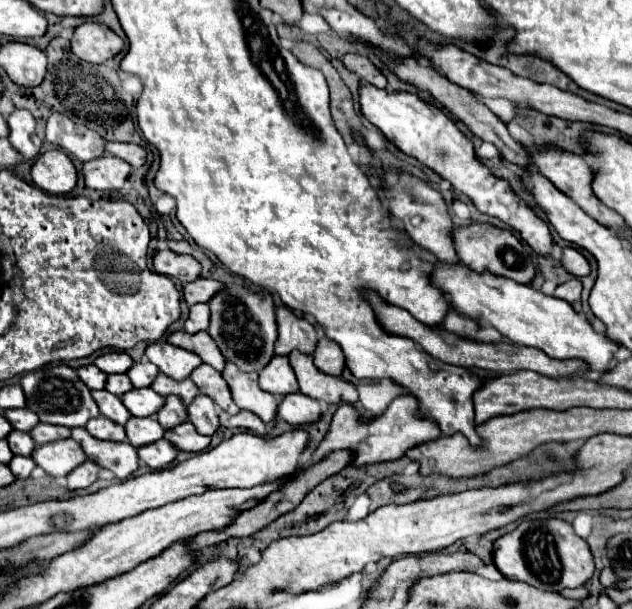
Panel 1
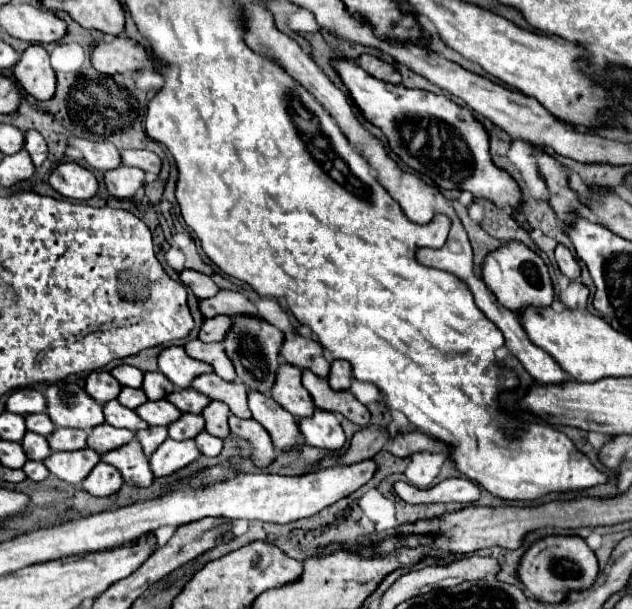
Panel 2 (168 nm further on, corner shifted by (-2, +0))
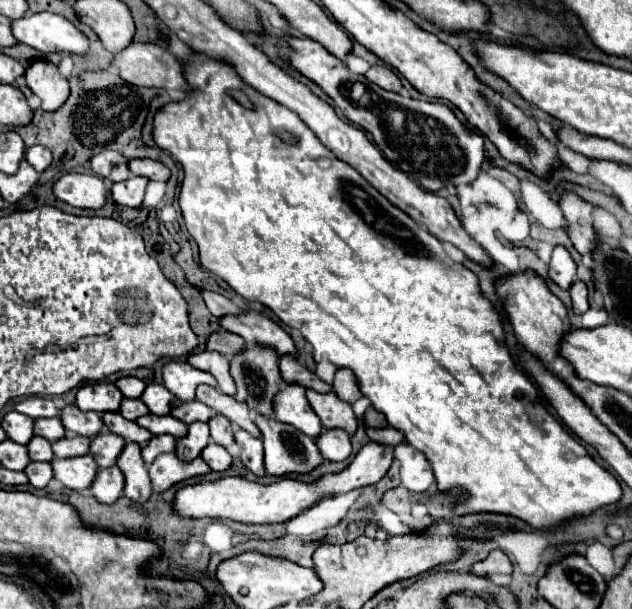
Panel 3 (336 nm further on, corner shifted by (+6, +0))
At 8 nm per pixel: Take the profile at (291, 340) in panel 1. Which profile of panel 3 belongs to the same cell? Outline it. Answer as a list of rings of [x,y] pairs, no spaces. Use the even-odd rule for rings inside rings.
[[[290,355],[280,357],[280,373],[282,373],[282,377],[284,377],[286,383],[298,383],[298,385],[310,387],[310,389],[314,389],[314,391],[318,391],[318,393],[328,393],[328,391],[332,391],[332,385],[324,383],[314,371],[306,369],[306,367],[298,361],[298,357],[290,357]]]

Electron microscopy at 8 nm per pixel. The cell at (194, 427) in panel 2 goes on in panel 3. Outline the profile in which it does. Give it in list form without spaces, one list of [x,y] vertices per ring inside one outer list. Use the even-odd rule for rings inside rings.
[[[194,423],[188,425],[186,437],[176,439],[176,455],[182,457],[182,461],[190,461],[200,455],[200,451],[210,443],[208,435],[208,425],[206,423]]]

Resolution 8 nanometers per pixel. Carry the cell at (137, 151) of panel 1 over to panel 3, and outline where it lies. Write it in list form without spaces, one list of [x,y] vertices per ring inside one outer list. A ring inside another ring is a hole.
[[[130,159],[130,171],[154,181],[168,181],[170,169],[154,159]]]

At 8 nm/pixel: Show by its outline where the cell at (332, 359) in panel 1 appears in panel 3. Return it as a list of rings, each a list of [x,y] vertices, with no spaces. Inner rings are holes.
[[[336,369],[332,389],[342,401],[348,401],[348,403],[354,403],[356,399],[362,397],[362,393],[358,389],[358,383],[356,383],[356,377],[350,369]]]

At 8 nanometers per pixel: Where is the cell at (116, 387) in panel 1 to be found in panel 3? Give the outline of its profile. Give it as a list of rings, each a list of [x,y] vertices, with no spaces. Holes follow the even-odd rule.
[[[128,397],[122,399],[122,405],[120,405],[120,415],[122,417],[126,417],[130,421],[136,421],[136,417],[146,415],[146,413],[150,413],[150,411],[146,409],[146,405],[142,405],[140,399],[128,399]]]

